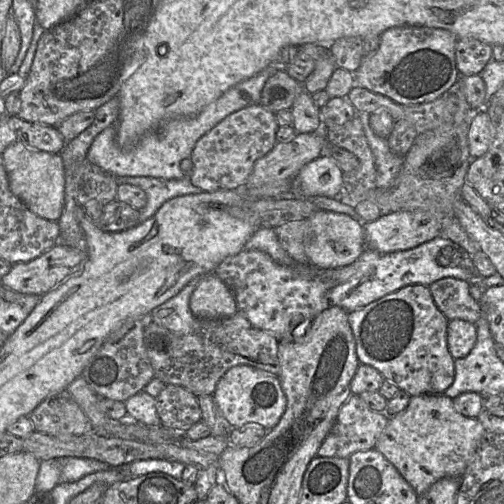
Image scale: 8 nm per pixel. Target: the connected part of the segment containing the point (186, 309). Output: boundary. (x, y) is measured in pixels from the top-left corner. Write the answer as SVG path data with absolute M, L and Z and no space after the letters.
M195 278L175 297L154 309L151 314L153 322L177 336L188 334L197 320L190 309L190 298L201 278Z

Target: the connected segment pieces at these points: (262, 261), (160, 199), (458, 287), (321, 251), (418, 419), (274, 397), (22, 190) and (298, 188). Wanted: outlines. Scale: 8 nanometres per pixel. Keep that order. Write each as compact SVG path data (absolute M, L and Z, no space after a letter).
M243 248L238 254L226 258L213 273L231 290L239 312L255 328L271 333L279 341L293 341L296 327L305 320L313 320L331 306L329 284L277 264L268 254L258 250Z
M189 176L183 179L161 179L154 177L116 177L118 185L131 184L140 187L147 195L146 206L139 210L140 223L151 218L158 209L168 200L191 194L199 194L202 191L194 186Z
M443 278L428 287L435 304L449 321L460 319L475 324L482 314L482 306L470 295L470 286L464 280Z
M318 210L308 218L305 252L315 270L338 269L354 263L365 249L364 223L349 215Z
M444 394L419 395L411 398L405 410L389 417L374 448L396 467L420 496L442 478L460 479L486 432L477 418L457 412L453 400Z
M247 365L230 368L219 380L212 396L232 428L257 423L270 430L279 422L287 405L279 377Z
M20 141L10 144L2 153L11 192L34 214L58 221L63 210L65 176L59 154L31 149Z
M324 154L299 171L292 182L292 197L336 198L343 191L343 174L336 160Z

